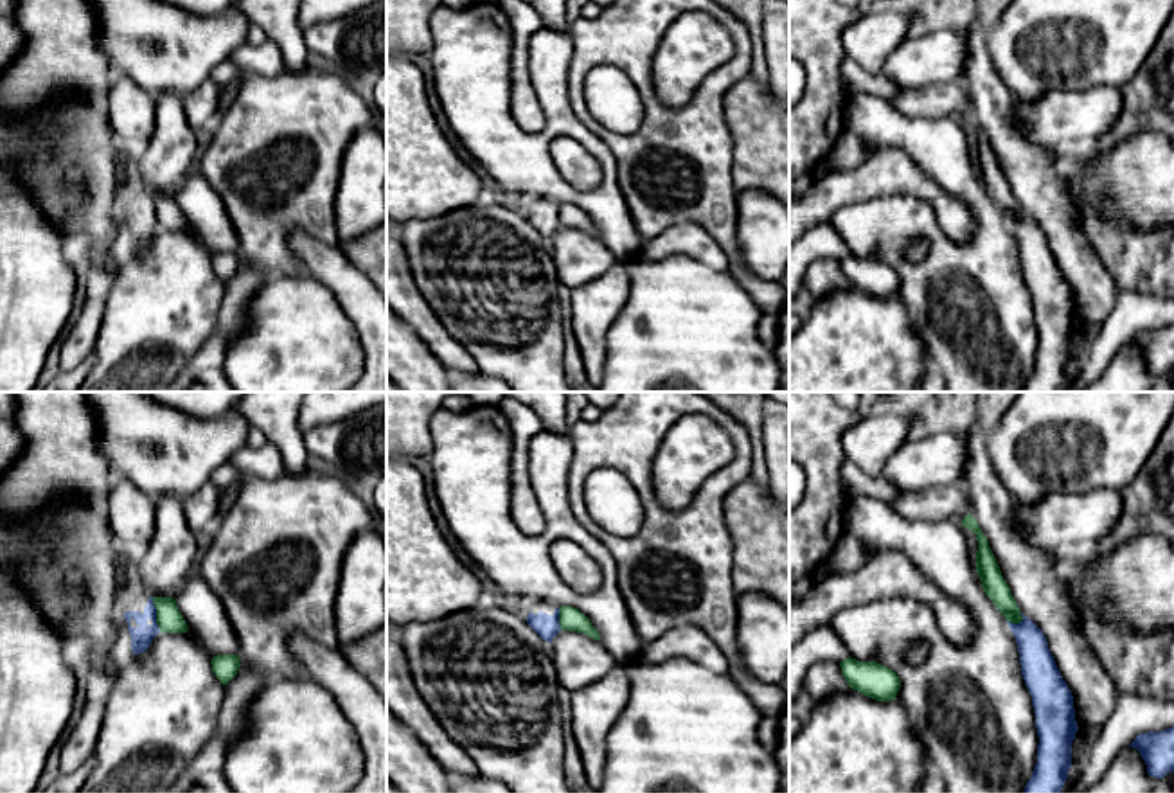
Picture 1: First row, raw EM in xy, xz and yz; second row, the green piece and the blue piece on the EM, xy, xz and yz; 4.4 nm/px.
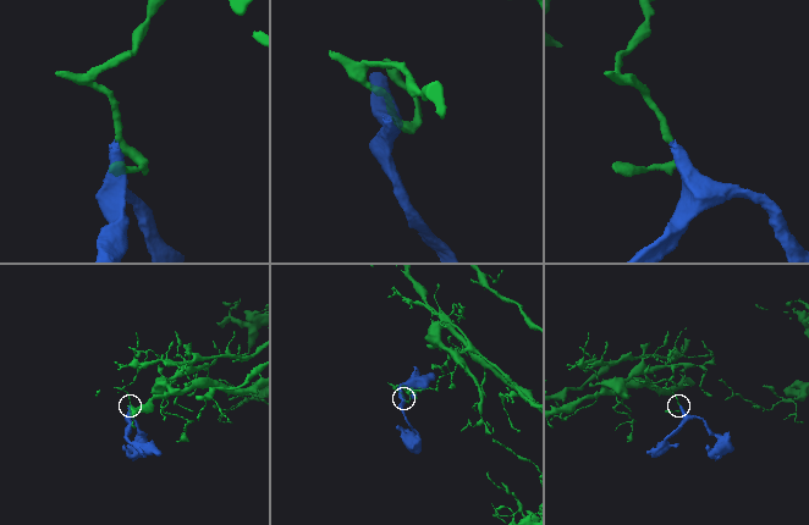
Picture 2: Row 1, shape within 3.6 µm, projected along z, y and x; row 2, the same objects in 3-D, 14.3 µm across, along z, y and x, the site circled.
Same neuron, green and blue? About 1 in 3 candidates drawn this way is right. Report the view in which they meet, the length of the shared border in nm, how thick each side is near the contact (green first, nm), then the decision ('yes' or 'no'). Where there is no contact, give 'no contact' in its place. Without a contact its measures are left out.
xy | 160 nm | 110/100 nm | no

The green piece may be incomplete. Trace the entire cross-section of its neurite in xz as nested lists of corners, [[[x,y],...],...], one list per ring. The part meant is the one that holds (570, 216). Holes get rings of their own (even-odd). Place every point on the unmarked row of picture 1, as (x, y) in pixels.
[[[561,203],[559,205],[559,223],[566,228],[584,230],[593,237],[600,237],[599,228],[591,223],[590,216],[577,205]]]

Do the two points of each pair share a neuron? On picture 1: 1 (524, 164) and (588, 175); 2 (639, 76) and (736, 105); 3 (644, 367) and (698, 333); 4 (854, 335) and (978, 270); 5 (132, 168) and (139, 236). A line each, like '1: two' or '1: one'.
1: two
2: two
3: one
4: two
5: one

